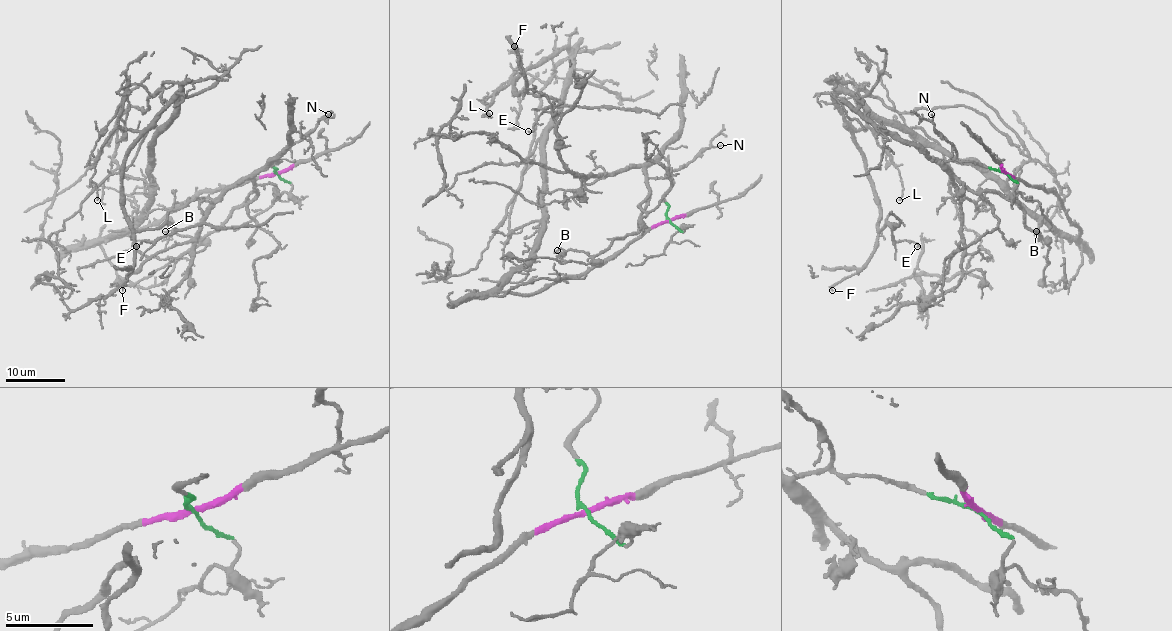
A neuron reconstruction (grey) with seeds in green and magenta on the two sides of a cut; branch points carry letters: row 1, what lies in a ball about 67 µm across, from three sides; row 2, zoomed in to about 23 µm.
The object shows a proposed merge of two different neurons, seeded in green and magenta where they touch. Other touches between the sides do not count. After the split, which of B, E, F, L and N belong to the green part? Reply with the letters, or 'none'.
B, N

